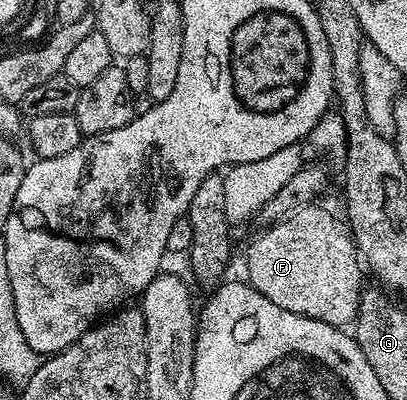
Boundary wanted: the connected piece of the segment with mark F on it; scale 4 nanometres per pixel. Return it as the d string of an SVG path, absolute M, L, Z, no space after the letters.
M318 208L301 209L299 213L292 215L292 219L278 221L263 228L262 234L246 249L245 276L250 285L256 287L260 295L264 295L264 299L272 299L272 303L276 303L276 307L284 307L284 311L292 311L320 323L350 327L358 316L358 304L364 292L364 265L345 220L338 218L337 221L332 214Z

